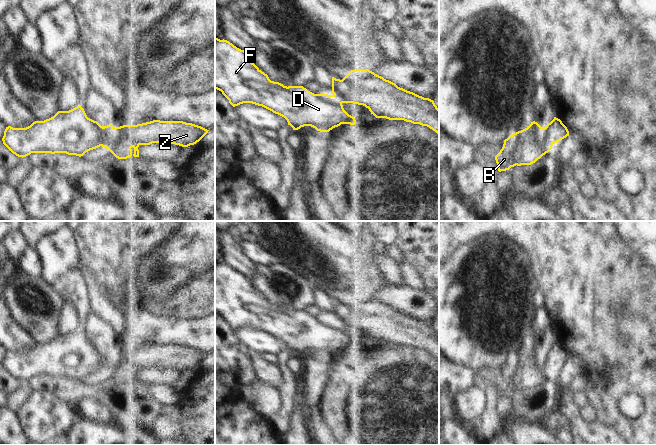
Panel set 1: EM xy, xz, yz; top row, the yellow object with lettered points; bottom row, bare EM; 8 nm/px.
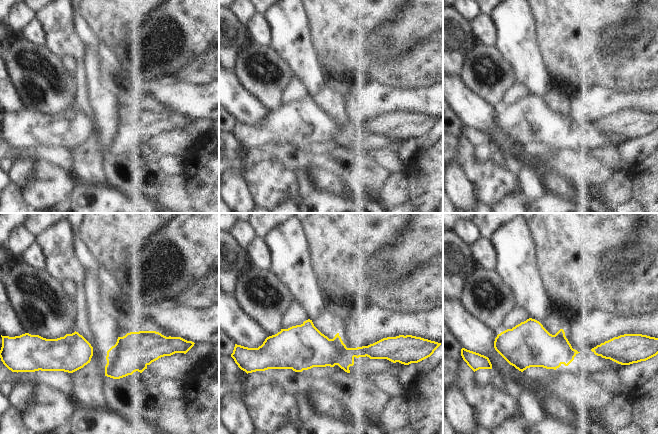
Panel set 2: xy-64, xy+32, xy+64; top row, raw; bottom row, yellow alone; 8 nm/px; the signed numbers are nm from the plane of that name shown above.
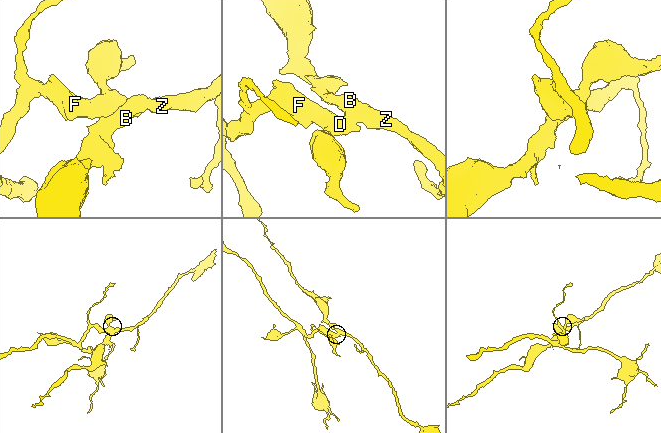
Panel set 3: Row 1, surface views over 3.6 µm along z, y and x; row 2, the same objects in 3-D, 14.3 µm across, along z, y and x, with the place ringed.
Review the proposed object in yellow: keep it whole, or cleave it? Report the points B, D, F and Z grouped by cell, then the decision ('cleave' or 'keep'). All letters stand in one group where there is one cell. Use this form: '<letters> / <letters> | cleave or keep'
B Z / D F | cleave

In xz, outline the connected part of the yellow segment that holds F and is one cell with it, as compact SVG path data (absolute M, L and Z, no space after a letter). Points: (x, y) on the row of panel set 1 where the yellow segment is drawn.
M215 38L215 89L235 107L243 103L262 106L284 117L293 130L311 126L320 132L329 132L341 124L355 125L356 120L343 108L335 95L314 94L303 86L284 86L271 81L251 60L248 53L227 40Z

